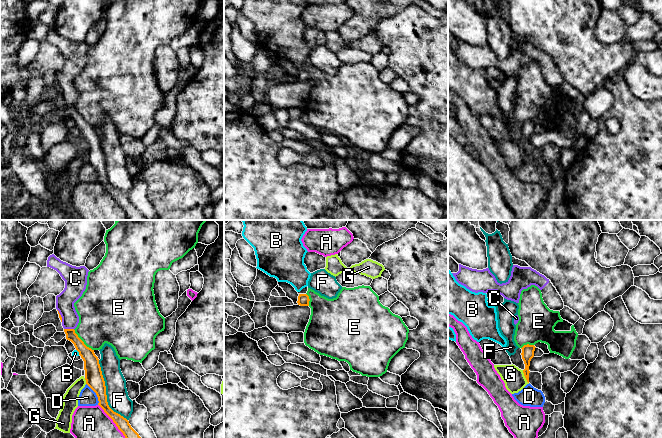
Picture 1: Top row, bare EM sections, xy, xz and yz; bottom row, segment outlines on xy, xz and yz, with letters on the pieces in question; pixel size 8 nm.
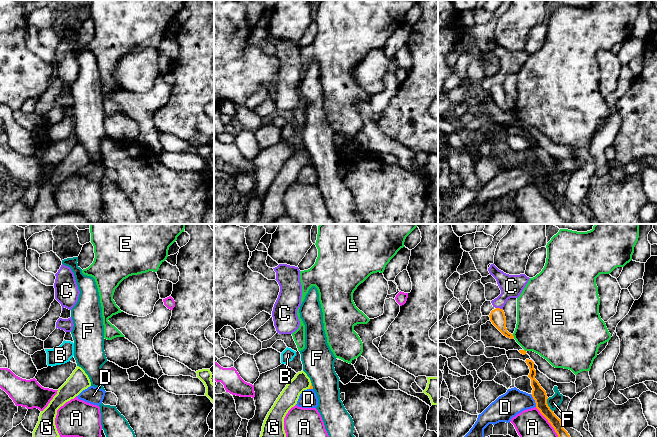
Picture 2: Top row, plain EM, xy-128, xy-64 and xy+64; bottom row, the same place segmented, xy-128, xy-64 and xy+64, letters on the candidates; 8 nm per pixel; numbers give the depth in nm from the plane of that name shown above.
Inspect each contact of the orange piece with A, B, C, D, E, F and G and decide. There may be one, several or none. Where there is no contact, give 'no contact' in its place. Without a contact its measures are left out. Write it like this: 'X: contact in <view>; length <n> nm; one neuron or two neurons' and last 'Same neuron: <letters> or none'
A: contact in xy; length 400 nm; two neurons
B: contact in xy; length 50 nm; two neurons
C: contact in xy; length 80 nm; two neurons
D: contact in xy; length 200 nm; two neurons
E: contact in xy; length 240 nm; two neurons
F: contact in xy; length 550 nm; two neurons
G: contact in yz; length 120 nm; two neurons
Same neuron: none

